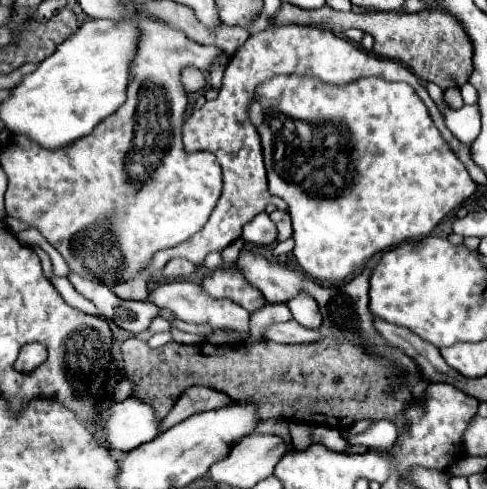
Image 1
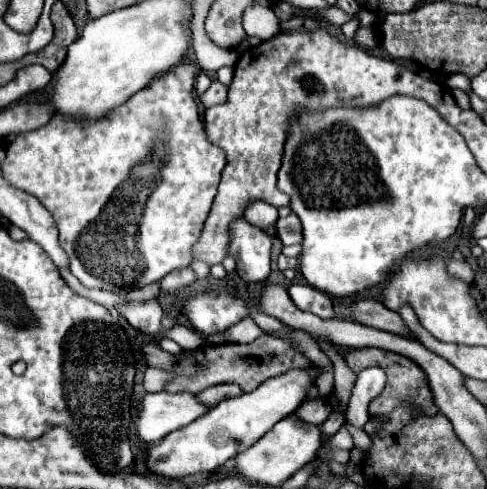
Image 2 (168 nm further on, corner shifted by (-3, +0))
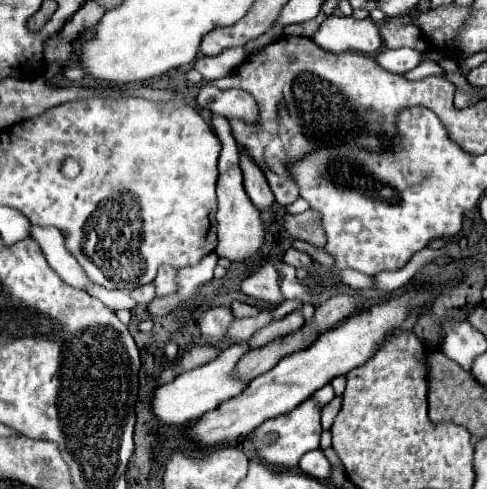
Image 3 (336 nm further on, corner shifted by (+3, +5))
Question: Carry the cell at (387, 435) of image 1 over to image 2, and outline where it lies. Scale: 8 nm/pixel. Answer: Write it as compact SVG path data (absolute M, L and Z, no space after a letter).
M342 426L342 428L330 438L330 446L334 446L334 448L344 448L344 450L352 450L352 448L354 448L354 438L352 438L352 434L348 432L346 426Z

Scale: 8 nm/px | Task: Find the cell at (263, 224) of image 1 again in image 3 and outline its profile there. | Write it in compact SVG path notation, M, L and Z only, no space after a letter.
M240 147L240 169L244 175L244 185L246 185L246 193L248 193L250 201L260 211L268 209L274 203L274 195L268 187L268 181L266 181L262 169L256 165L256 161L250 157L250 153L242 147Z

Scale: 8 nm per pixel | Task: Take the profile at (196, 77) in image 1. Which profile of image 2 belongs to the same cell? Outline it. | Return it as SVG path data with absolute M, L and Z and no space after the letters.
M214 80L214 82L210 84L210 88L200 96L200 100L202 100L202 104L204 104L206 108L208 108L208 106L216 106L216 104L224 102L226 92L228 92L228 88L226 88L224 84L220 84L218 80Z

